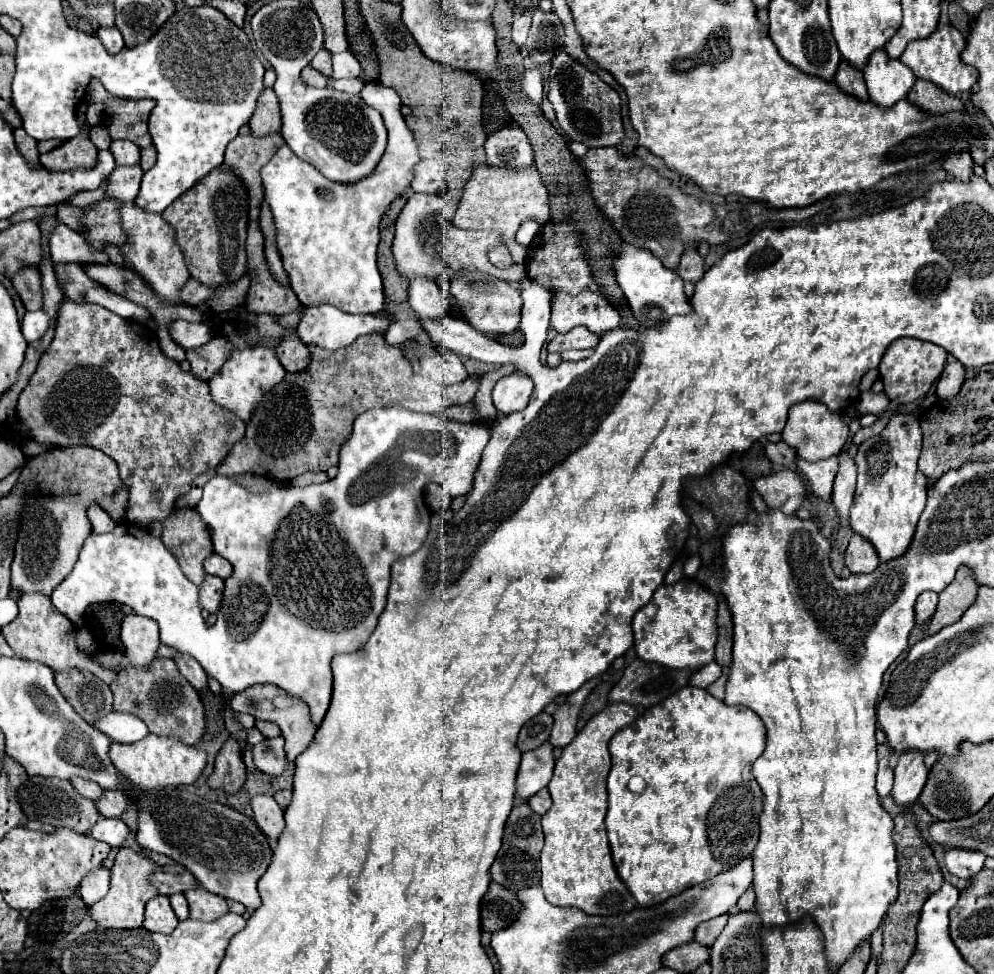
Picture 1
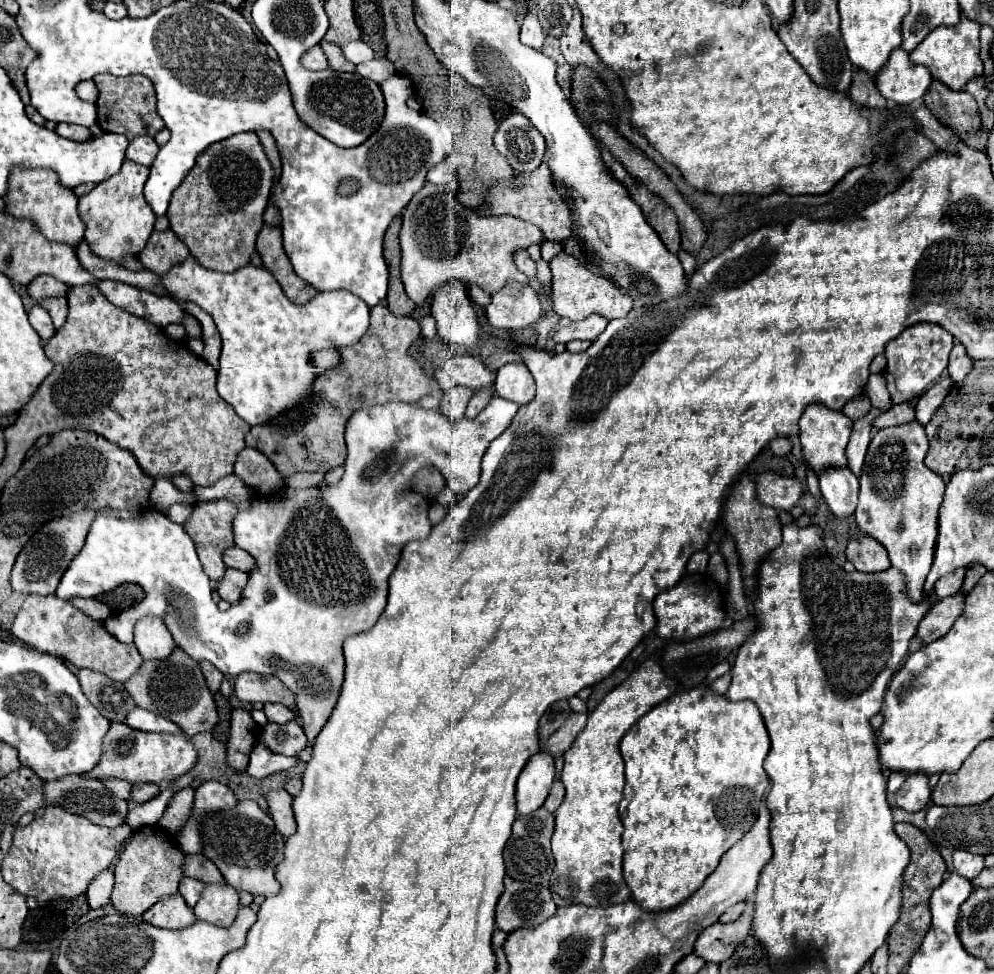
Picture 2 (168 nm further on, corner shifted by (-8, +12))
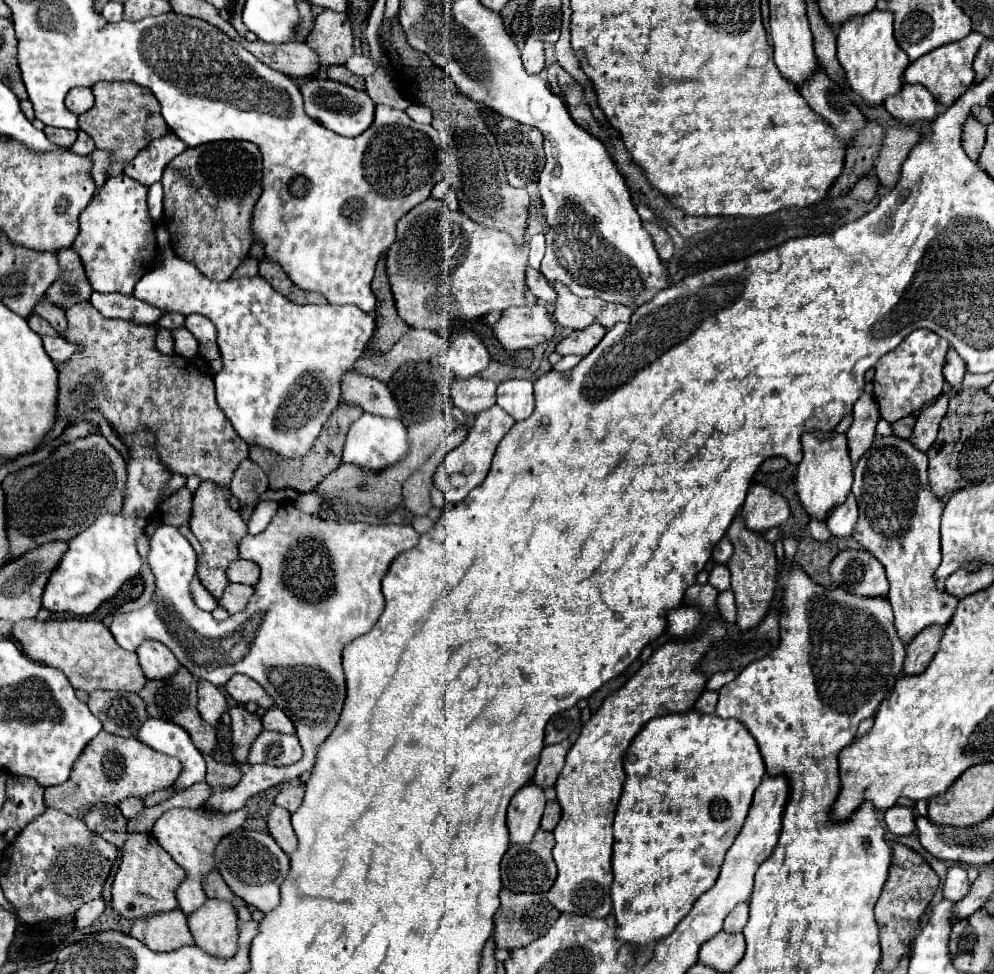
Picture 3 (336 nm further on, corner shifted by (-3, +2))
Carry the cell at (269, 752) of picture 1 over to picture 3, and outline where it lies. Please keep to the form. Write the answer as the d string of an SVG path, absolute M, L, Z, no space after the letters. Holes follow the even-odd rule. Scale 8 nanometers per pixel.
M263 730L251 746L249 764L289 766L303 756L301 744L295 734L279 734Z

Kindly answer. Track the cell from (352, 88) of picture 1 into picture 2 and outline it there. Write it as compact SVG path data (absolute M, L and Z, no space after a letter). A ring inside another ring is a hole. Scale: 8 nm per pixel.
M378 58L378 60L372 60L372 62L358 64L356 72L380 84L380 82L382 82L382 80L386 80L388 76L392 76L396 70L394 70L394 64L390 64L390 60L388 60L388 58Z

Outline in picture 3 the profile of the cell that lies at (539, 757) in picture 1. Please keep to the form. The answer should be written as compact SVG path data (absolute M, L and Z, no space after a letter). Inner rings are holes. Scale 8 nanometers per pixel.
M529 782L515 792L507 808L507 826L513 844L531 842L545 808L545 792L541 786Z

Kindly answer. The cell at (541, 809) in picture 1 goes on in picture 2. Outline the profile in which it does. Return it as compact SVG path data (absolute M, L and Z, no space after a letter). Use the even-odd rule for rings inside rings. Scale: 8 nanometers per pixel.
M554 780L554 784L552 784L552 790L550 790L550 794L548 794L546 802L544 802L544 808L546 808L548 812L556 812L556 810L560 808L562 800L564 800L564 794L566 794L566 790L564 790L564 784L562 784L560 780Z

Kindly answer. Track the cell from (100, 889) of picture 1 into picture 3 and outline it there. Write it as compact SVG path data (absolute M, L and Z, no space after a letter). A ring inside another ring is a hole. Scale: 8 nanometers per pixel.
M95 898L95 900L91 900L91 902L85 902L85 904L77 910L77 914L75 914L77 926L79 926L79 928L91 926L91 924L99 918L99 914L101 914L103 910L105 910L105 900L103 900L103 898Z

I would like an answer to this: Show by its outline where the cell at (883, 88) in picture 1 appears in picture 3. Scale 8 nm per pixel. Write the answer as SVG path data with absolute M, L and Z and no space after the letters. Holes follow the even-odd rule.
M903 82L901 92L897 92L895 96L887 96L883 106L893 118L907 124L915 120L933 120L937 116L935 98L927 92L927 88L919 84Z

